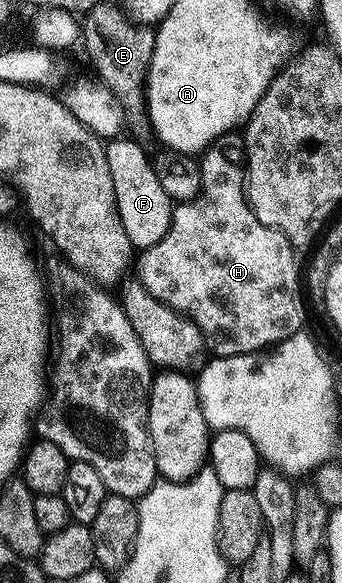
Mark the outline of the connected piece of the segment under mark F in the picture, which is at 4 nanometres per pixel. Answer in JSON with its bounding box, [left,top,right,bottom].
[105,139,175,250]

